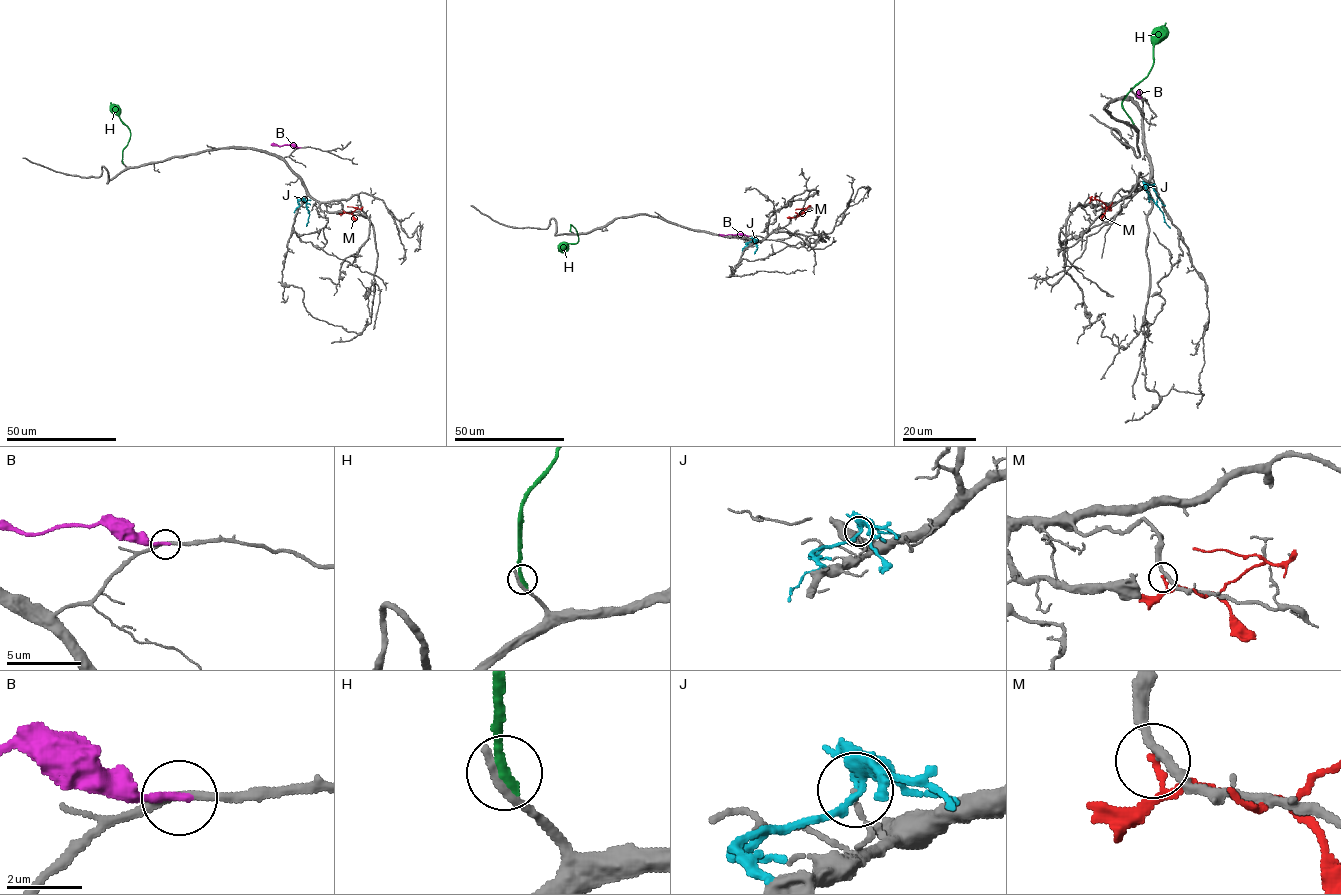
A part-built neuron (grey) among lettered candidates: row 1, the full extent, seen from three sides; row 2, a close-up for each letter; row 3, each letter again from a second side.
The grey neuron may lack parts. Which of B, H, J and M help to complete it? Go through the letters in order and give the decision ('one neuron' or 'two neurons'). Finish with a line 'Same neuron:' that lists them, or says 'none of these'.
B: two neurons
H: two neurons
J: two neurons
M: two neurons
Same neuron: none of these

